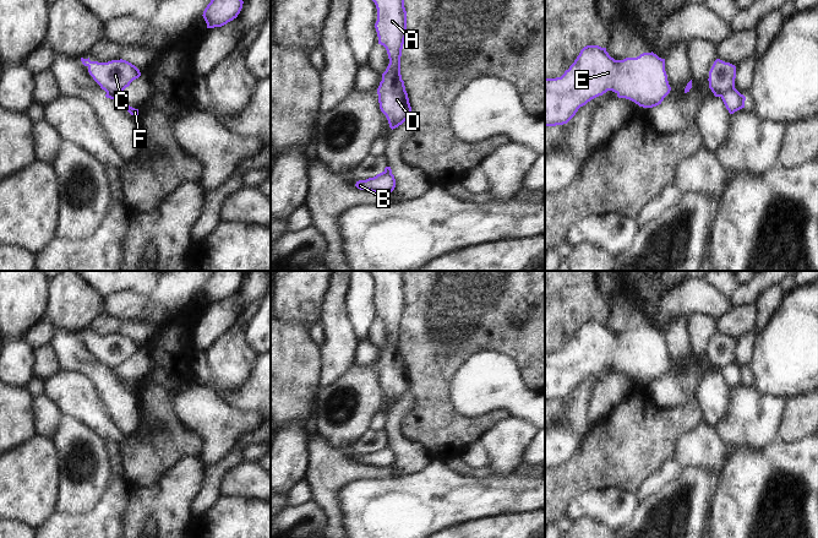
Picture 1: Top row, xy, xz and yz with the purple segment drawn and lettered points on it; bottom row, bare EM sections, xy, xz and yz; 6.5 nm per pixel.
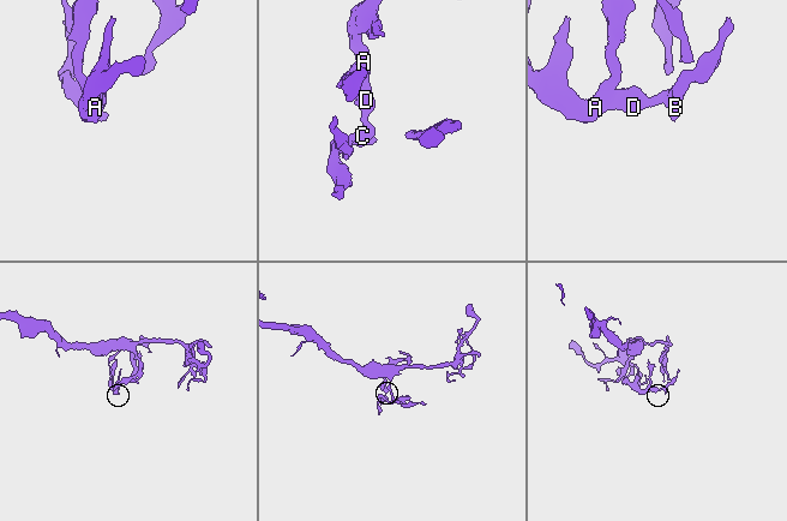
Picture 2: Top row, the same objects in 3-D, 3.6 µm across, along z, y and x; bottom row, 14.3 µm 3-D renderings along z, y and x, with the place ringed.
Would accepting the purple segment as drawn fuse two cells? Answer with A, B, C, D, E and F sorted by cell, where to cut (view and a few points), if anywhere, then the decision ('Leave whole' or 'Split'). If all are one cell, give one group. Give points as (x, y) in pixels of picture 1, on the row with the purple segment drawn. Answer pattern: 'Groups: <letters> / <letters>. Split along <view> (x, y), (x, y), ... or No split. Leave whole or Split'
Groups: A C D E / B F. Split along yz (734, 87), (720, 96). Split.

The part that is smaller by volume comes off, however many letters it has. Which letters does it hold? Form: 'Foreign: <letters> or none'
Foreign: B, F

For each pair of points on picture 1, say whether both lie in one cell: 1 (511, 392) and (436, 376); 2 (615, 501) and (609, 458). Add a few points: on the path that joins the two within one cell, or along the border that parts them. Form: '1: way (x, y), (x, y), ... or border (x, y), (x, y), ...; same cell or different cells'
1: border (469, 356), (451, 386), (454, 408); different cells
2: border (634, 493), (619, 489), (593, 489), (585, 494); different cells

